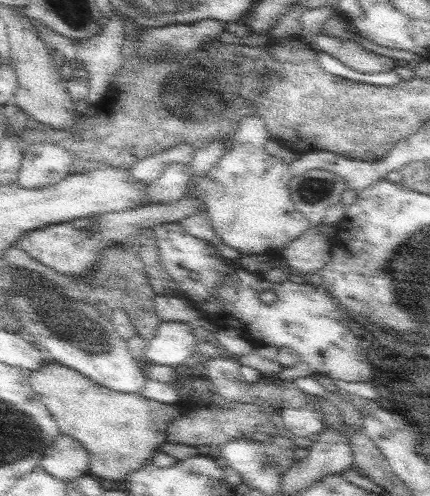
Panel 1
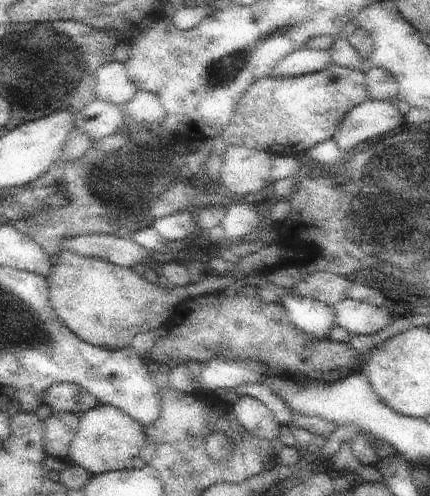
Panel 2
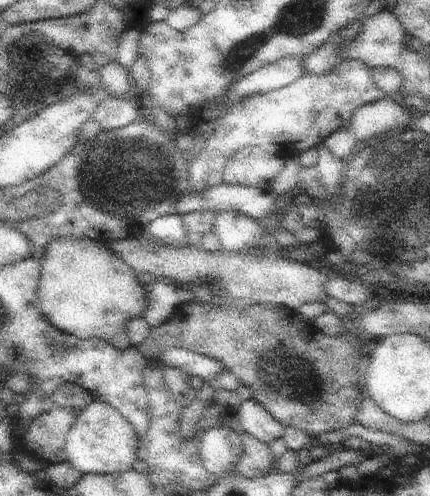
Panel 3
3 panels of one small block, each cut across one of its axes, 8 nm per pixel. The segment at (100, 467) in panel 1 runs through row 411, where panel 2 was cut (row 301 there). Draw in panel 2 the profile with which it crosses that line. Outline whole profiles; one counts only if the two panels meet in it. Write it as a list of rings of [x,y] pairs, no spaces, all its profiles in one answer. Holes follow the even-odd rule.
[[[61,248],[53,254],[47,284],[49,304],[61,324],[65,324],[65,328],[69,328],[81,340],[111,352],[129,348],[139,332],[155,332],[157,328],[165,326],[179,304],[207,292],[203,284],[201,288],[197,286],[197,290],[189,284],[183,288],[161,288],[159,284],[149,284],[131,268],[121,268],[101,258],[85,258]]]

